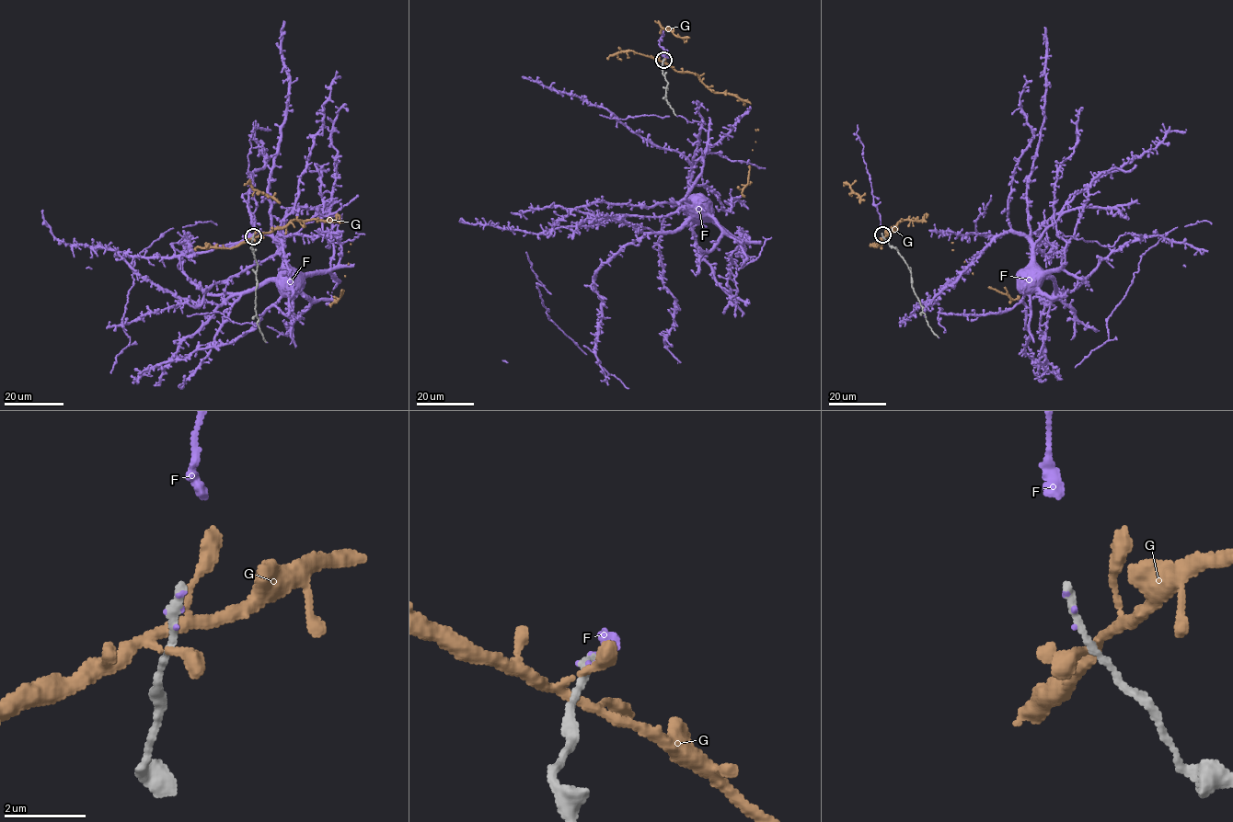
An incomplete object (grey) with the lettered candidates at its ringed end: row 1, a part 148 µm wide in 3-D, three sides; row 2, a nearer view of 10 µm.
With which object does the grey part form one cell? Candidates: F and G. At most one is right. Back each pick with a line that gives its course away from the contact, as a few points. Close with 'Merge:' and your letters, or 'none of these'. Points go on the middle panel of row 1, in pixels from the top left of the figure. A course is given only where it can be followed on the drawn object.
Merge: F

